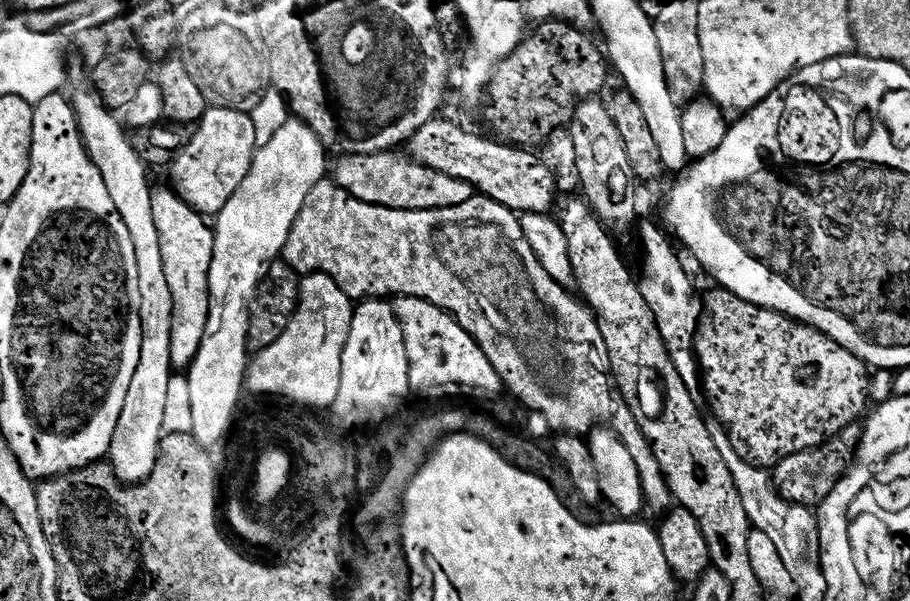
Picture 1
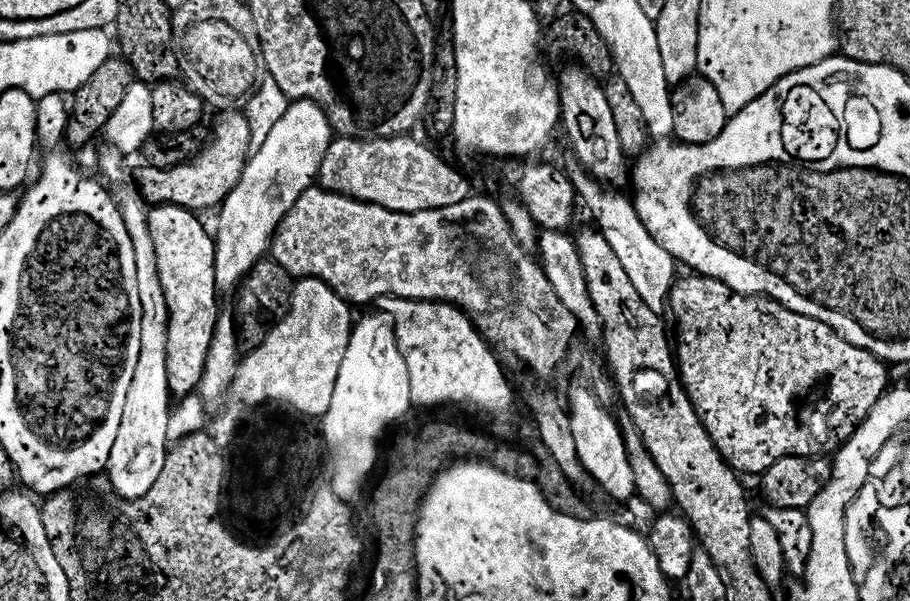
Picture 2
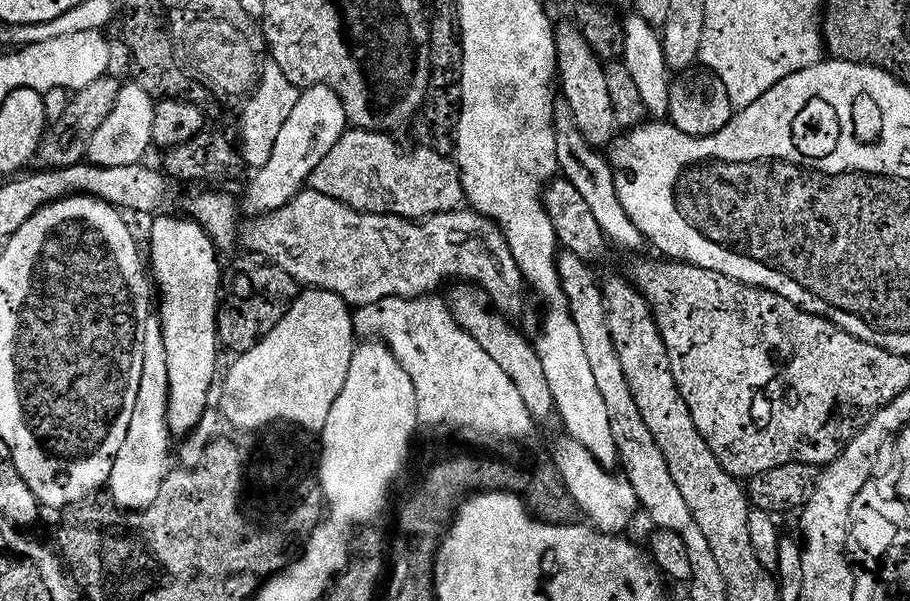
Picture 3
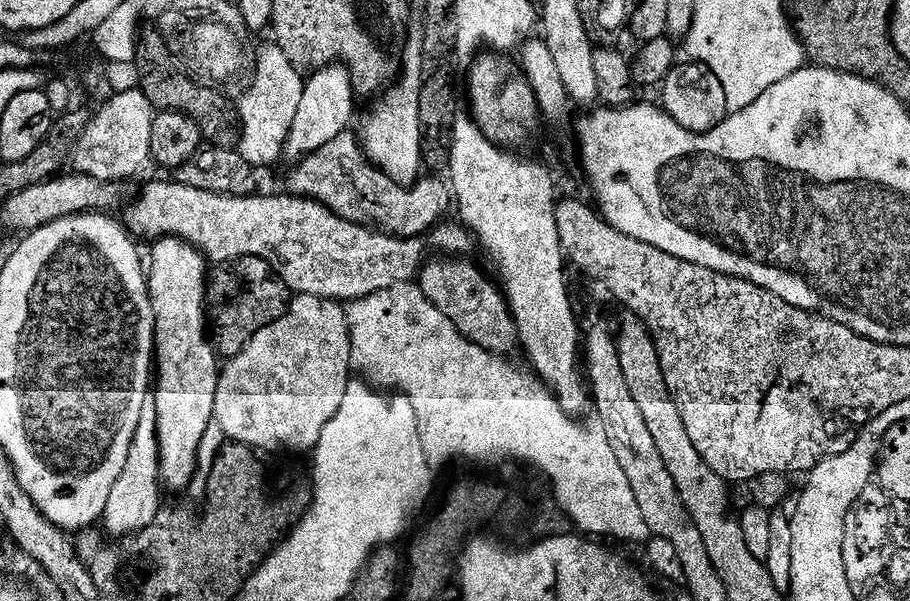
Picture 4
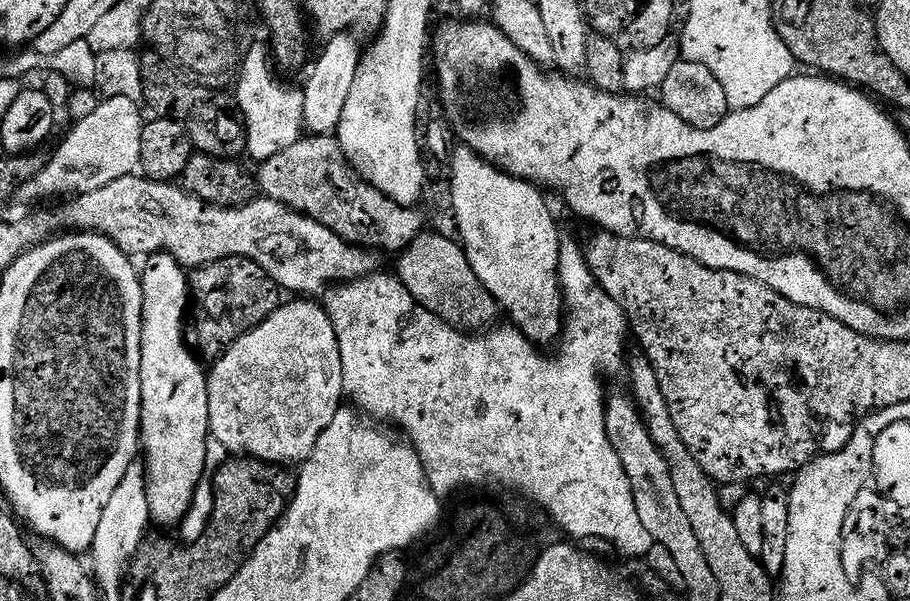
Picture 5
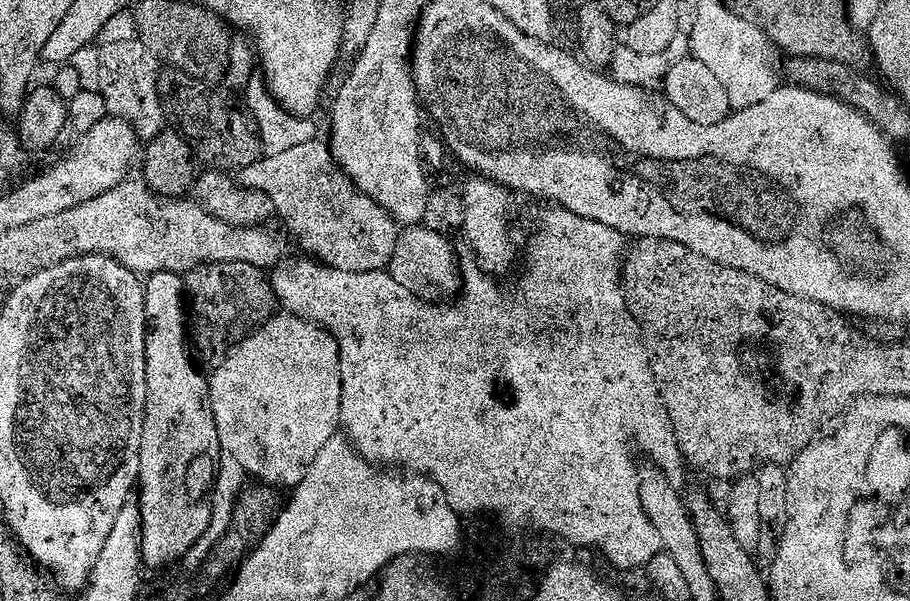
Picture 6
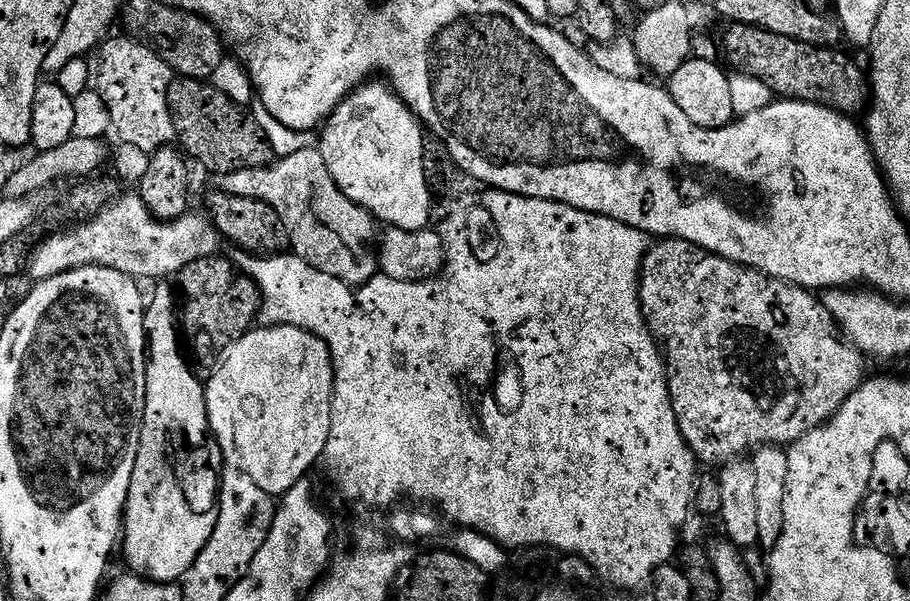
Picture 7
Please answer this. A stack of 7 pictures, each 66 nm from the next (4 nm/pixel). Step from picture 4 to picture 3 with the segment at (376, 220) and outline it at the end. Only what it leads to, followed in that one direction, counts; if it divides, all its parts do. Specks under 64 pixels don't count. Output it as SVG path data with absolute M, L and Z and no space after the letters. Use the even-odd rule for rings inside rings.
M361 128L345 131L344 136L318 162L312 171L311 191L326 194L326 198L334 198L346 206L359 212L369 212L379 216L401 216L404 220L422 221L429 216L437 216L440 212L455 212L465 203L464 187L460 182L460 170L451 159L434 154L434 150L413 147L413 152L403 152L392 141L391 135L382 132L364 132Z

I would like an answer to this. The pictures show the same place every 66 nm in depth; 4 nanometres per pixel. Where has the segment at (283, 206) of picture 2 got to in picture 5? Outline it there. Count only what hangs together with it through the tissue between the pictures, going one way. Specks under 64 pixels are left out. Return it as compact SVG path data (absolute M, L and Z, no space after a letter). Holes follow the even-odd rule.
M339 32L331 37L324 48L324 53L316 60L308 81L302 84L305 96L304 127L309 133L326 136L335 133L340 126L346 110L346 98L350 98L350 86L354 86L354 74L358 74L358 66L362 55L362 44L355 40L355 35Z

